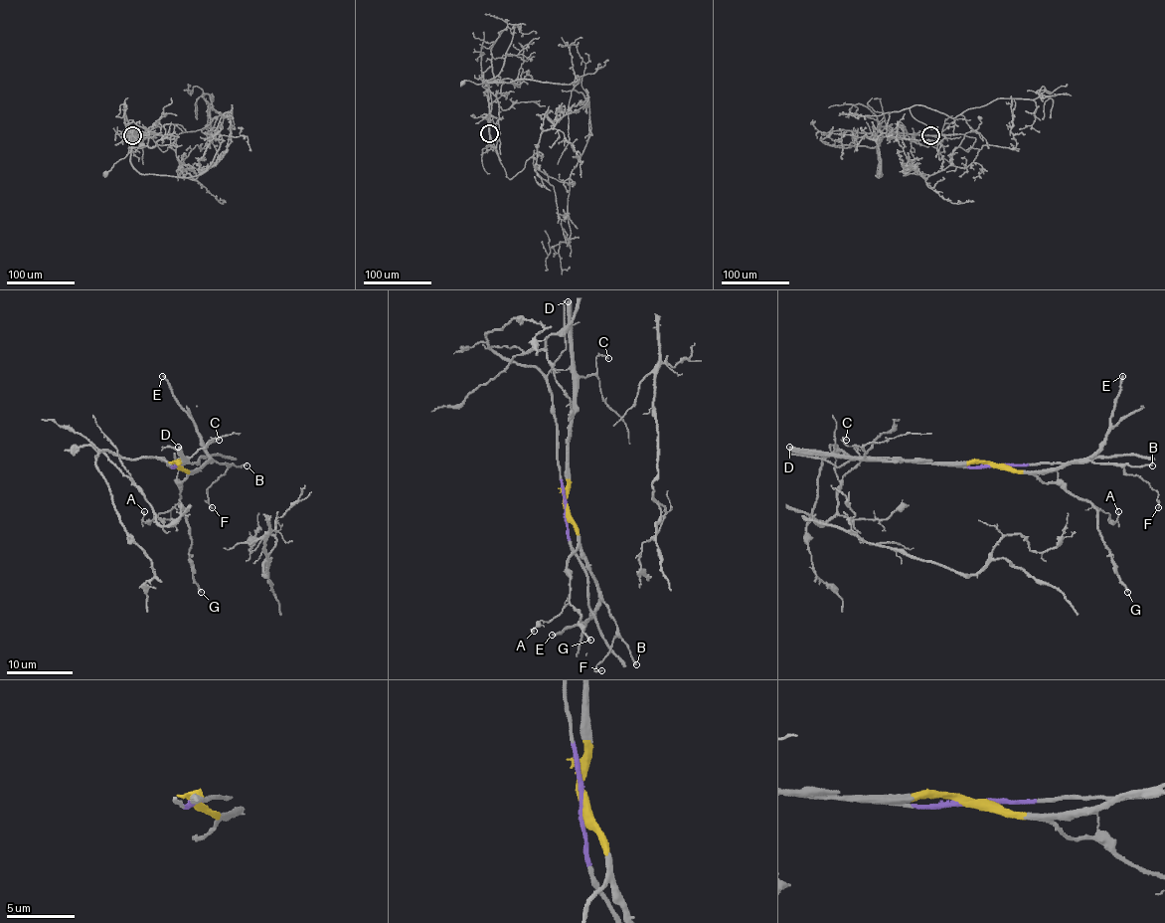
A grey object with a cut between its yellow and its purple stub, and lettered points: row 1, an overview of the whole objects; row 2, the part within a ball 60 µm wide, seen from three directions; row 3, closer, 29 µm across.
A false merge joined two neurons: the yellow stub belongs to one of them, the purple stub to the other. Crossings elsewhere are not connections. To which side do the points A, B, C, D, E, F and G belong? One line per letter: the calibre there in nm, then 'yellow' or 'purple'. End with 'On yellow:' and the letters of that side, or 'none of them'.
A: 140 nm thick; yellow
B: 200 nm thick; yellow
C: 130 nm thick; yellow
D: 550 nm thick; yellow
E: 240 nm thick; yellow
F: 90 nm thick; yellow
G: 220 nm thick; yellow
On yellow: A, B, C, D, E, F, G

